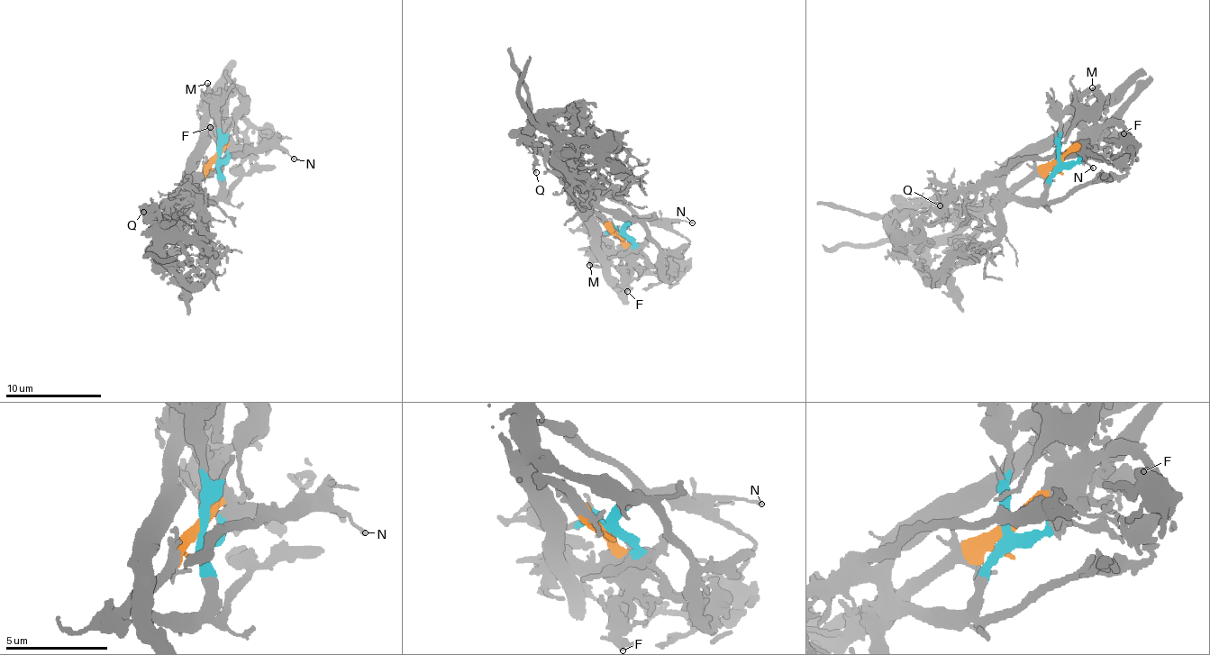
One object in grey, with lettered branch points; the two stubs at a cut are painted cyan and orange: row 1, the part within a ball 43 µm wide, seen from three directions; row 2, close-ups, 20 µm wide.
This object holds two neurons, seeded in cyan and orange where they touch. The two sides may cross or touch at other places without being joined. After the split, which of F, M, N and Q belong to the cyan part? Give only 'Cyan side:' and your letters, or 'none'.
Cyan side: N

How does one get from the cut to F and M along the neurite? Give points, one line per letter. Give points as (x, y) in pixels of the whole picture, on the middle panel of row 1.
F: (618, 233), (627, 261), (628, 292)
M: (618, 233), (622, 247), (614, 246), (588, 264)

